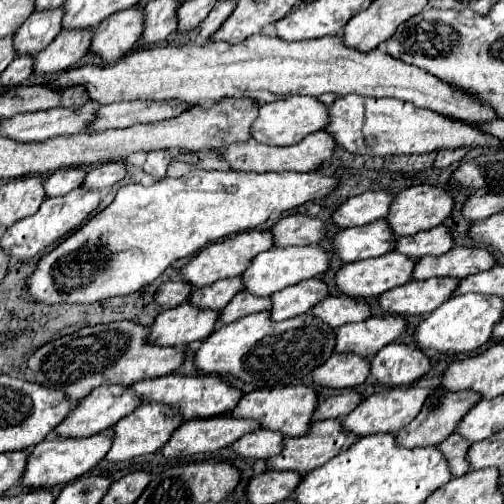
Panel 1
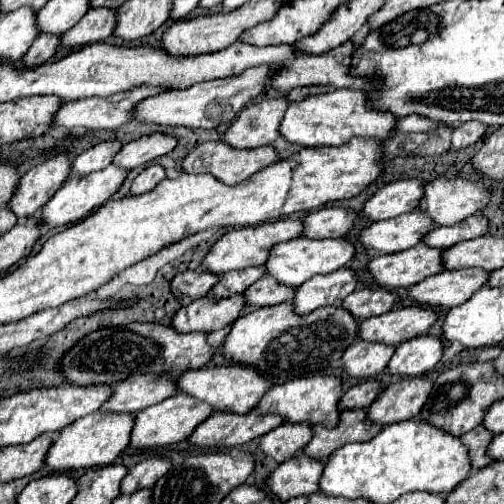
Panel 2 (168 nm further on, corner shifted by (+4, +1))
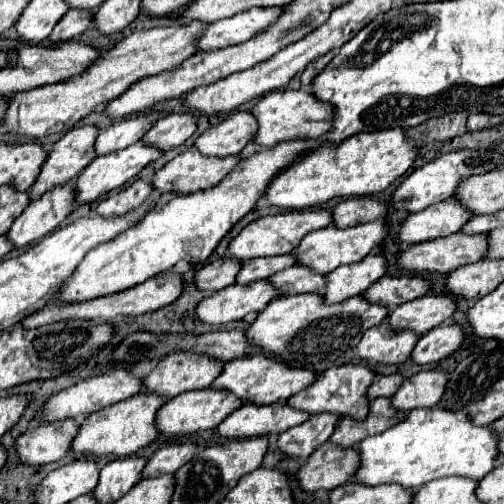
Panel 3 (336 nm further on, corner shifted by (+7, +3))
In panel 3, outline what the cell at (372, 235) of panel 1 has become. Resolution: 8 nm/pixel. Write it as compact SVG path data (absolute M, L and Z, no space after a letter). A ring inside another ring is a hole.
M449 198L421 212L409 214L397 228L397 240L399 244L417 244L439 236L449 236L461 230L463 222L469 218L471 214Z

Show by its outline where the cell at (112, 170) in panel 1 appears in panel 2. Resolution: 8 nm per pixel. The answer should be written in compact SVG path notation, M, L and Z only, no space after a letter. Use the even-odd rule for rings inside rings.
M154 132L148 136L142 136L134 142L128 142L118 156L114 158L114 164L124 166L124 168L138 168L138 166L146 166L152 164L156 158L172 152L178 144L178 138L172 134L162 134L162 132Z

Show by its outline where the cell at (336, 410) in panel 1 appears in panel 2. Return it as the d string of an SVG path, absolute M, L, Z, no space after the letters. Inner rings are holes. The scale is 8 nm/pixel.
M368 380L368 382L356 384L354 388L350 388L344 394L344 398L340 400L340 408L342 410L368 408L368 404L372 404L372 400L376 400L376 396L380 396L380 392L384 392L384 386L380 382Z

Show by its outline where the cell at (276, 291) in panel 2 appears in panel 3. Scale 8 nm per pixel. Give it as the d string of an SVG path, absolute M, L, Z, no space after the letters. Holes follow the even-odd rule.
M291 266L287 270L281 270L267 278L267 282L277 288L283 296L285 294L305 294L305 292L317 292L321 290L323 276L313 274L311 270L305 270L305 266Z

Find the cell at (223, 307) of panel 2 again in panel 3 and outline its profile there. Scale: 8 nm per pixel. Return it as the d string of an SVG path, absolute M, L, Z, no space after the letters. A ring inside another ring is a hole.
M267 280L253 282L249 286L227 286L213 296L203 298L195 314L205 324L229 324L233 320L241 320L249 312L263 310L269 300L279 294L273 294L273 286Z

